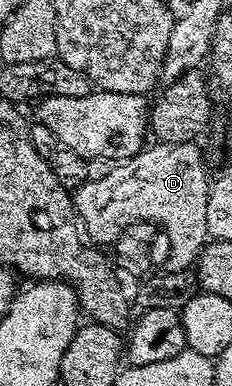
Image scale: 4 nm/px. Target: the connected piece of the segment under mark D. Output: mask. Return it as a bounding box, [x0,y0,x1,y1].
[75,141,210,271]

